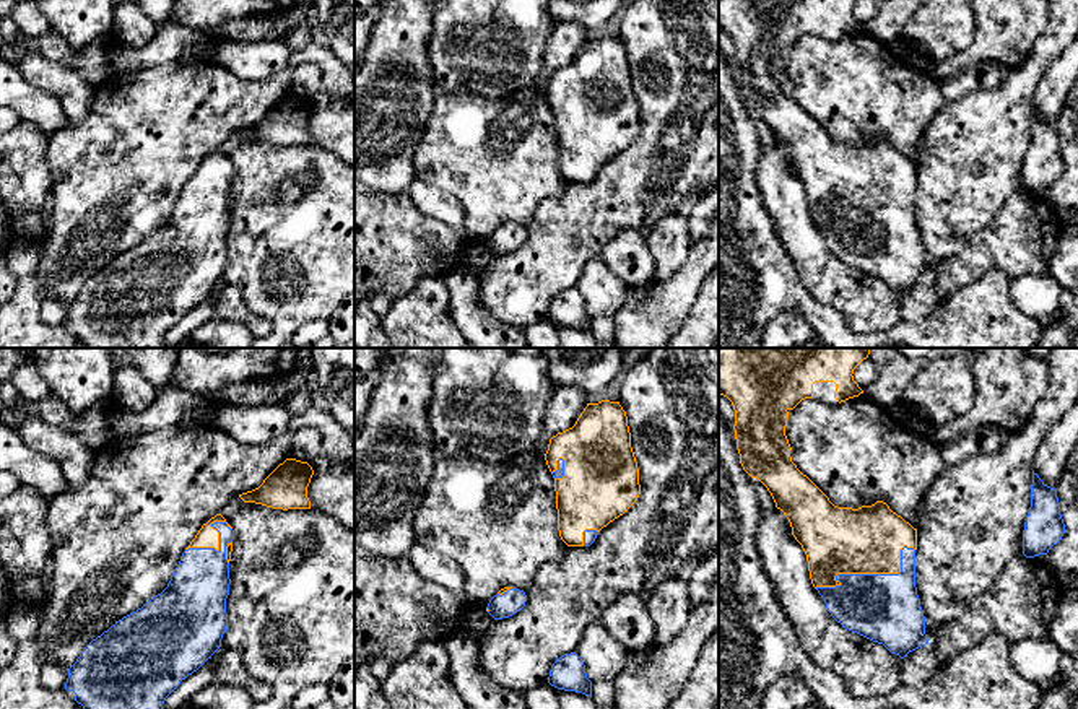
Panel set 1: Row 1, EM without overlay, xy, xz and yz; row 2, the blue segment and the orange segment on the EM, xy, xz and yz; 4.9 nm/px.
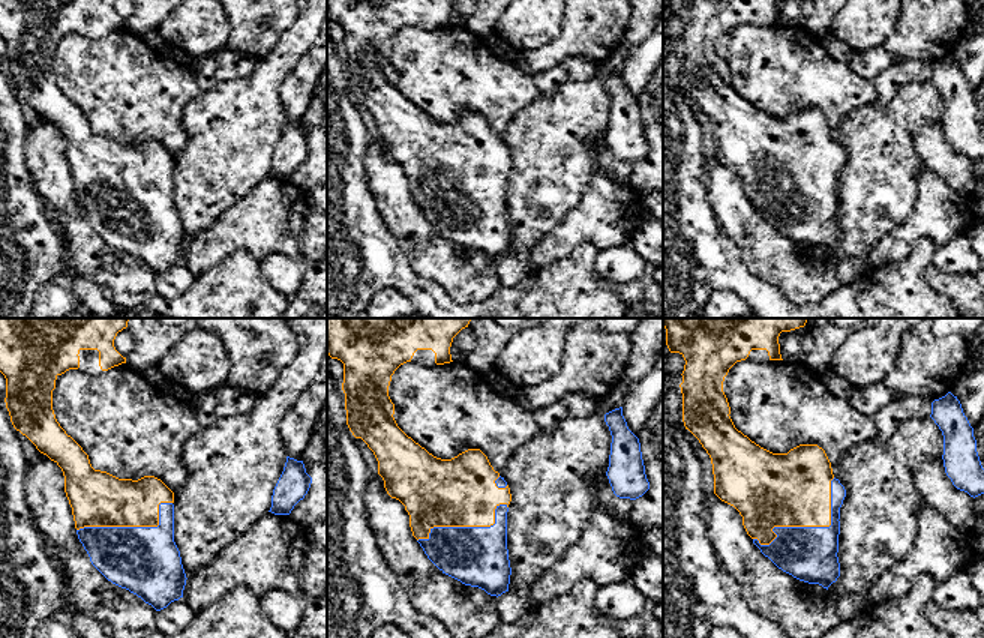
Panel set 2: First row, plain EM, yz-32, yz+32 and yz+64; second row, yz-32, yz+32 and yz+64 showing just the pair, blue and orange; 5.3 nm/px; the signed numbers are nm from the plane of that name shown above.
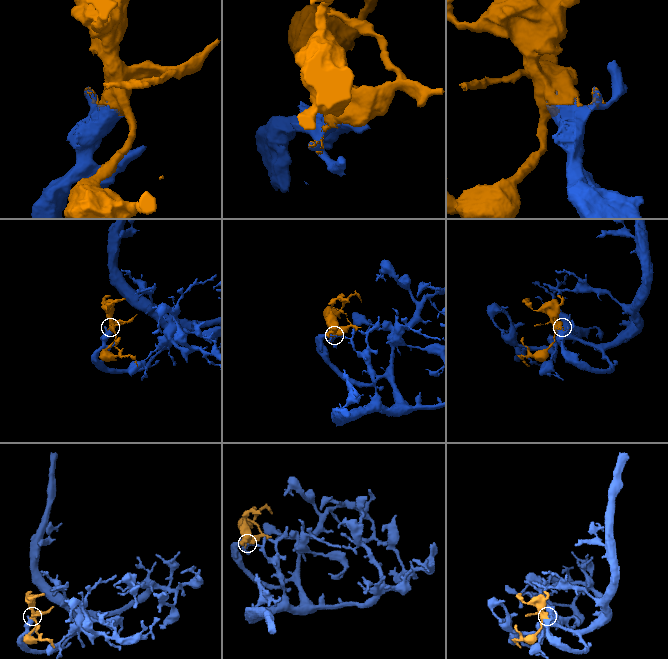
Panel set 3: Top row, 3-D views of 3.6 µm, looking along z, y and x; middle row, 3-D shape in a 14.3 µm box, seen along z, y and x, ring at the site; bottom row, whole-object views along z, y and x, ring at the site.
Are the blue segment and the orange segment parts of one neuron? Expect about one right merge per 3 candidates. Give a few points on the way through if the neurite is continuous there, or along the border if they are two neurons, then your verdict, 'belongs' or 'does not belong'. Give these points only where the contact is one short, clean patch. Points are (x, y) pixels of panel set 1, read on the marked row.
belongs

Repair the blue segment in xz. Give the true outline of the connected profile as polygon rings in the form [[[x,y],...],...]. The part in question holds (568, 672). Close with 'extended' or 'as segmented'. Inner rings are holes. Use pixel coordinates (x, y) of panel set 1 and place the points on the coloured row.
[[[564,654],[551,665],[548,683],[558,689],[576,691],[592,698],[592,681],[587,678],[585,665],[576,654]]]; as segmented

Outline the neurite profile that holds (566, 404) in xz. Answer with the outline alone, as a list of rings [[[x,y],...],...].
[[[556,387],[543,416],[545,433],[553,437],[572,428],[587,403],[587,394],[580,387]]]

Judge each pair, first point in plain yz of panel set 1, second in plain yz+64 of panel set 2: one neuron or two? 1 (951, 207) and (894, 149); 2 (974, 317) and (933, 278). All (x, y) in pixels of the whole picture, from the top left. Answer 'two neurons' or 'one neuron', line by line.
1: one neuron
2: two neurons

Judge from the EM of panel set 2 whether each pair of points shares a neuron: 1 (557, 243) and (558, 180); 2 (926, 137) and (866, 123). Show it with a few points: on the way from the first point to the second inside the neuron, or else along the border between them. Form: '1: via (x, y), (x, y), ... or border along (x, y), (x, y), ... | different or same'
1: border along (584, 186), (579, 201), (563, 215) | different
2: border along (941, 120), (914, 135), (926, 165) | different

